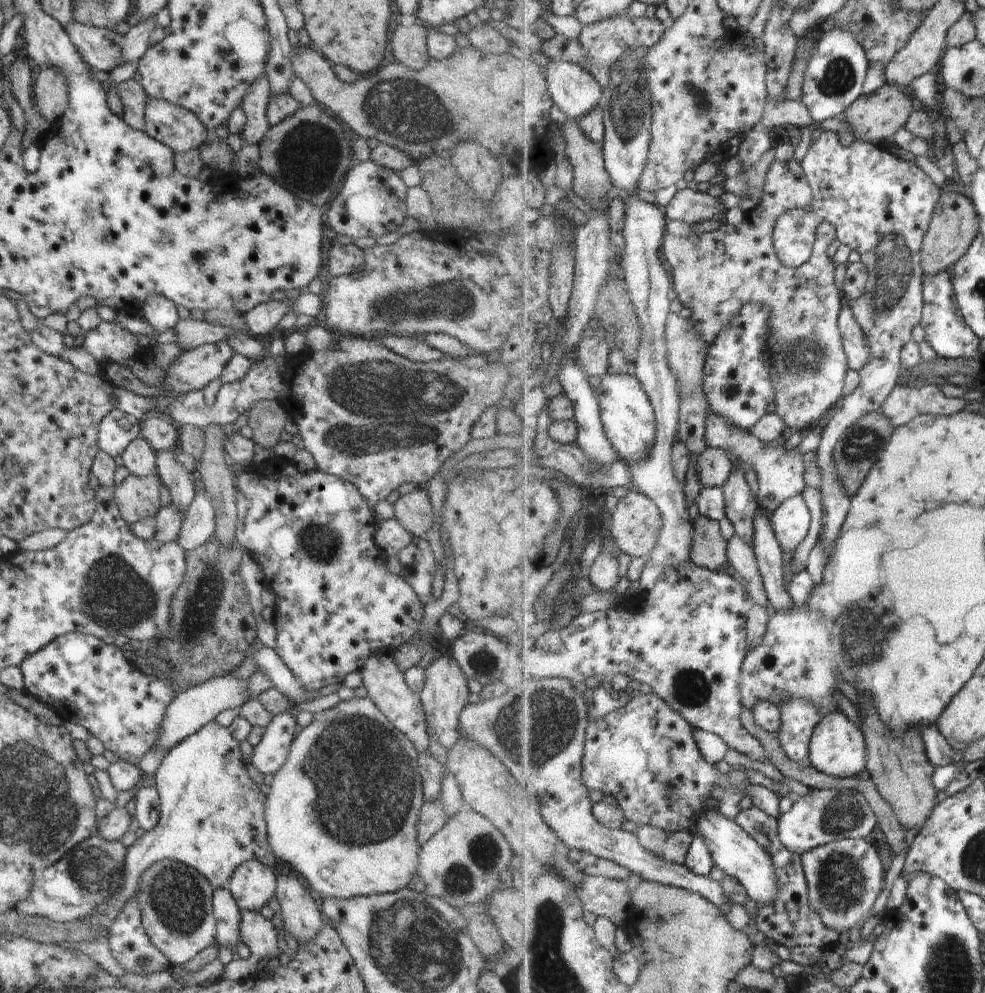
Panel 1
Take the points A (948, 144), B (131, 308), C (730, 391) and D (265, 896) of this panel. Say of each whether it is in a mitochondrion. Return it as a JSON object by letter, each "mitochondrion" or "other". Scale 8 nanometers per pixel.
{"A":"other","B":"other","C":"mitochondrion","D":"other"}

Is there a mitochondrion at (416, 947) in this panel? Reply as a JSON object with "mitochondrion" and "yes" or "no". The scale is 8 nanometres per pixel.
{"mitochondrion":"yes"}

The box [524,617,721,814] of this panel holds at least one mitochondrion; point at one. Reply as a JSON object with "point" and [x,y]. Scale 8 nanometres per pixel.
{"point":[691,688]}

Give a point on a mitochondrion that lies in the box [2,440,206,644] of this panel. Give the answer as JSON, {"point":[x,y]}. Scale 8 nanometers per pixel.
{"point":[112,595]}

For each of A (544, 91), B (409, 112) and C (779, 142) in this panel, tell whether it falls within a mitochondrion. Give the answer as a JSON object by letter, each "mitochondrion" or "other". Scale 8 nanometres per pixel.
{"A":"other","B":"mitochondrion","C":"other"}

